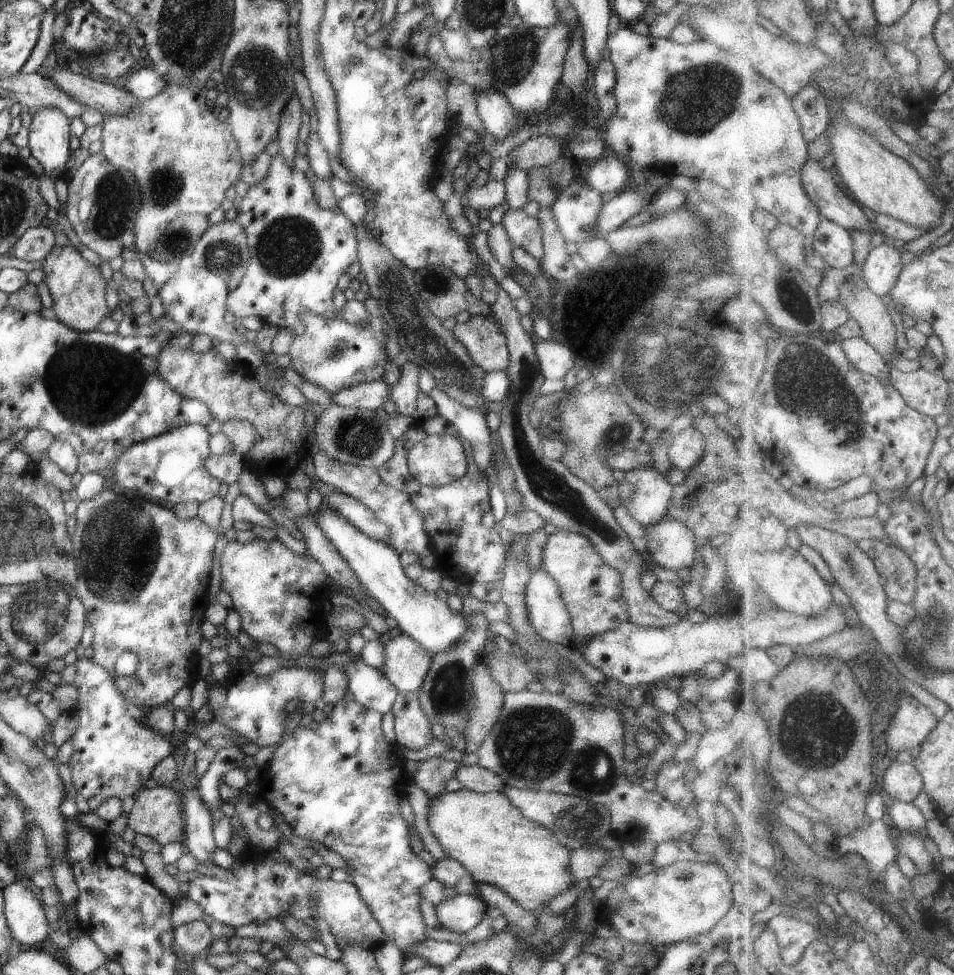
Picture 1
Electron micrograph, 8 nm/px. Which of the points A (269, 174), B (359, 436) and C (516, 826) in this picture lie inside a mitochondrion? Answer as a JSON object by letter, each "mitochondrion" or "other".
{"A":"other","B":"mitochondrion","C":"other"}

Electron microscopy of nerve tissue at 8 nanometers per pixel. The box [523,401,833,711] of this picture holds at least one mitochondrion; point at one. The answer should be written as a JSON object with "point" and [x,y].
{"point":[614,434]}

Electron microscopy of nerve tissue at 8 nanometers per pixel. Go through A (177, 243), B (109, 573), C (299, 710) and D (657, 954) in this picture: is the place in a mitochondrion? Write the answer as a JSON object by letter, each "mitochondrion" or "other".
{"A":"mitochondrion","B":"mitochondrion","C":"other","D":"other"}

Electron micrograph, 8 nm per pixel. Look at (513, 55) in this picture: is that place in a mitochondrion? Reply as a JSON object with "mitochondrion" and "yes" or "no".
{"mitochondrion":"yes"}

